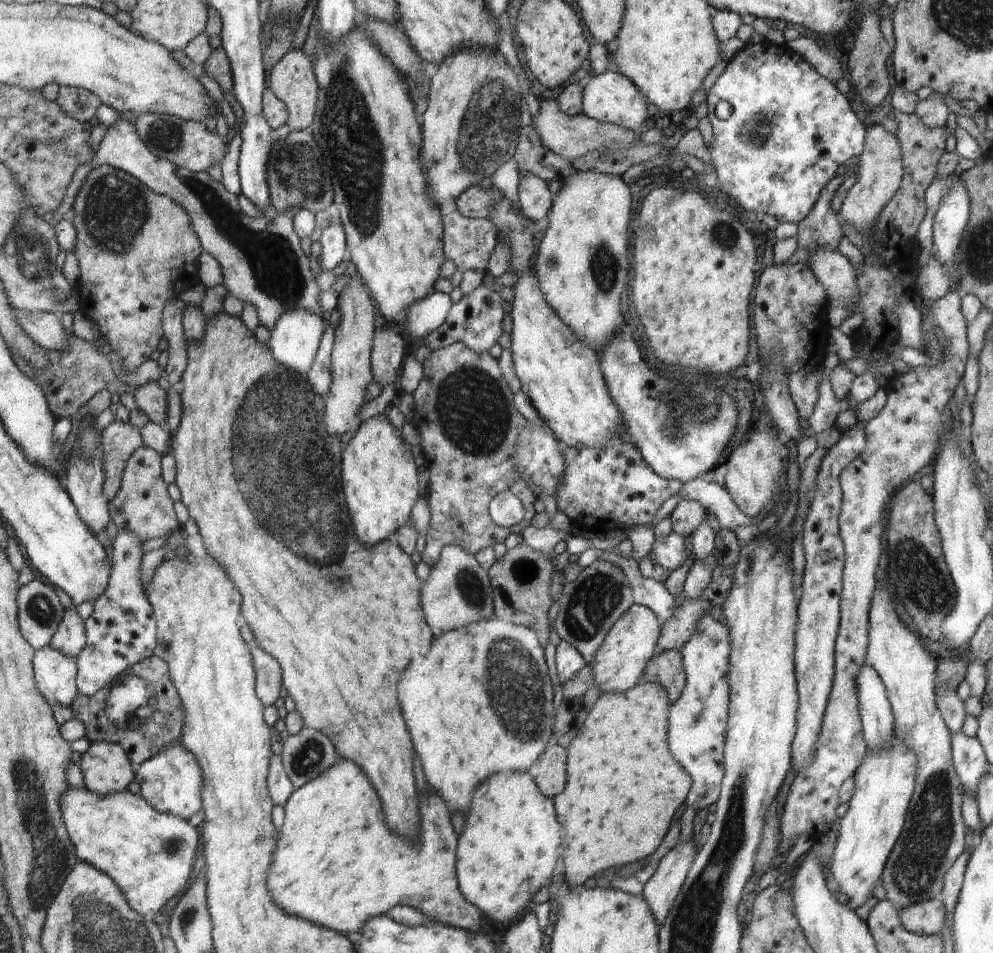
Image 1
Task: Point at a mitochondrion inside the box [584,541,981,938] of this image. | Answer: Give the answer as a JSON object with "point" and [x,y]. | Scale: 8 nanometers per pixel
{"point":[917,864]}

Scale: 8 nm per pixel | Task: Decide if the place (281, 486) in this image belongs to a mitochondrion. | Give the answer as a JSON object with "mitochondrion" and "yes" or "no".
{"mitochondrion":"yes"}

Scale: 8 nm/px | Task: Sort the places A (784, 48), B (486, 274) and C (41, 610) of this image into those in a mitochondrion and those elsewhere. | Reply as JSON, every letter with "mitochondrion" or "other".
{"A":"other","B":"other","C":"mitochondrion"}

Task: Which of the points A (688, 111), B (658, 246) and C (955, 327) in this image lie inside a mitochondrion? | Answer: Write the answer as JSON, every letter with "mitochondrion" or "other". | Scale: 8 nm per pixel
{"A":"other","B":"other","C":"other"}

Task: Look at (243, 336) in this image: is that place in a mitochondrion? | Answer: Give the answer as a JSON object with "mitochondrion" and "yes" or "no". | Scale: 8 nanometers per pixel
{"mitochondrion":"no"}

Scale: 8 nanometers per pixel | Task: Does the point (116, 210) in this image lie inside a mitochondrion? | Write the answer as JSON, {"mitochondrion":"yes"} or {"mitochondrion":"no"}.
{"mitochondrion":"yes"}

